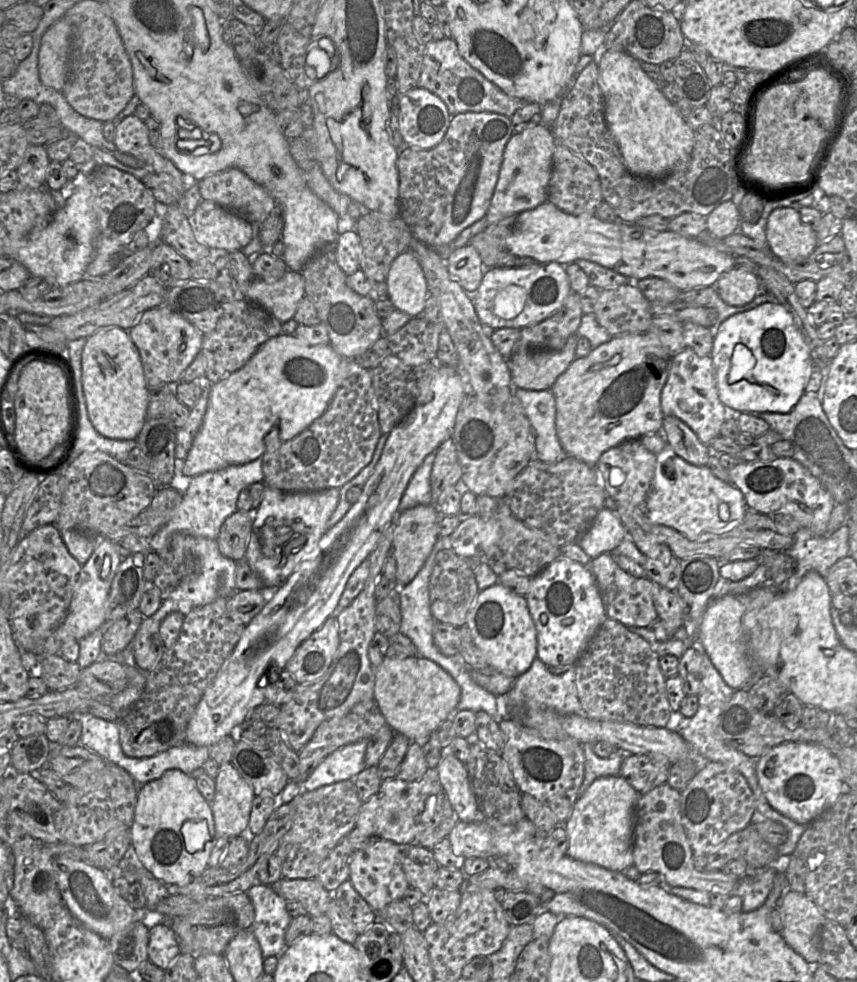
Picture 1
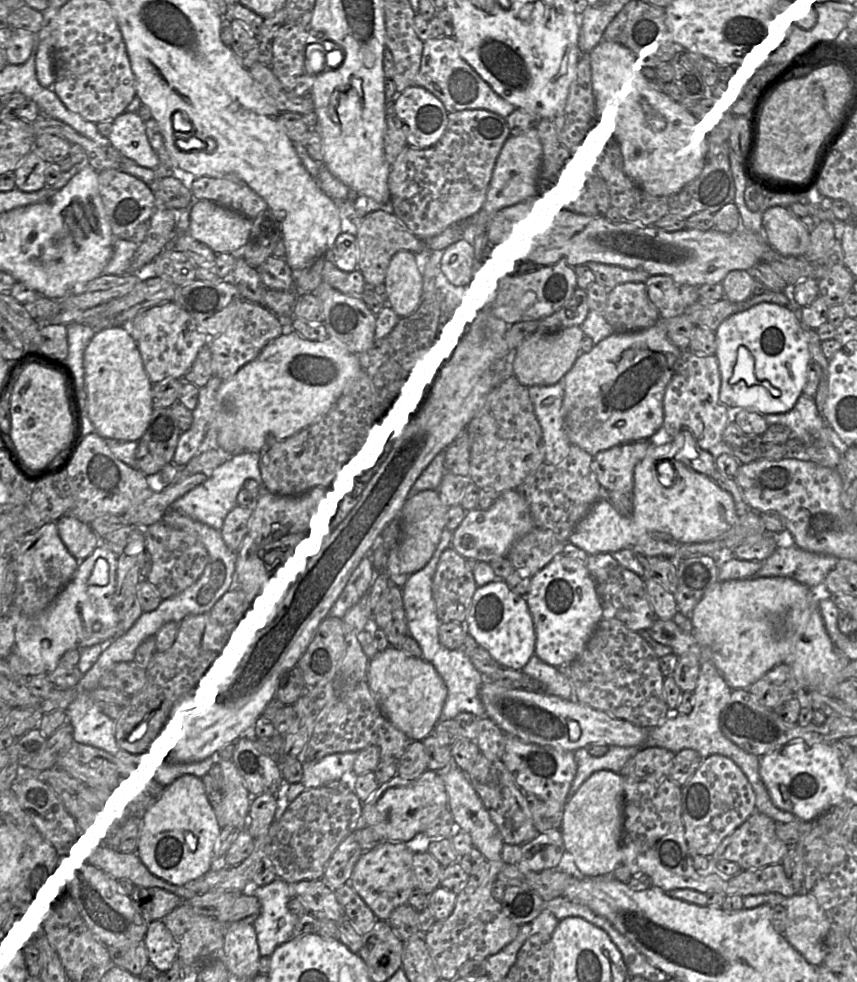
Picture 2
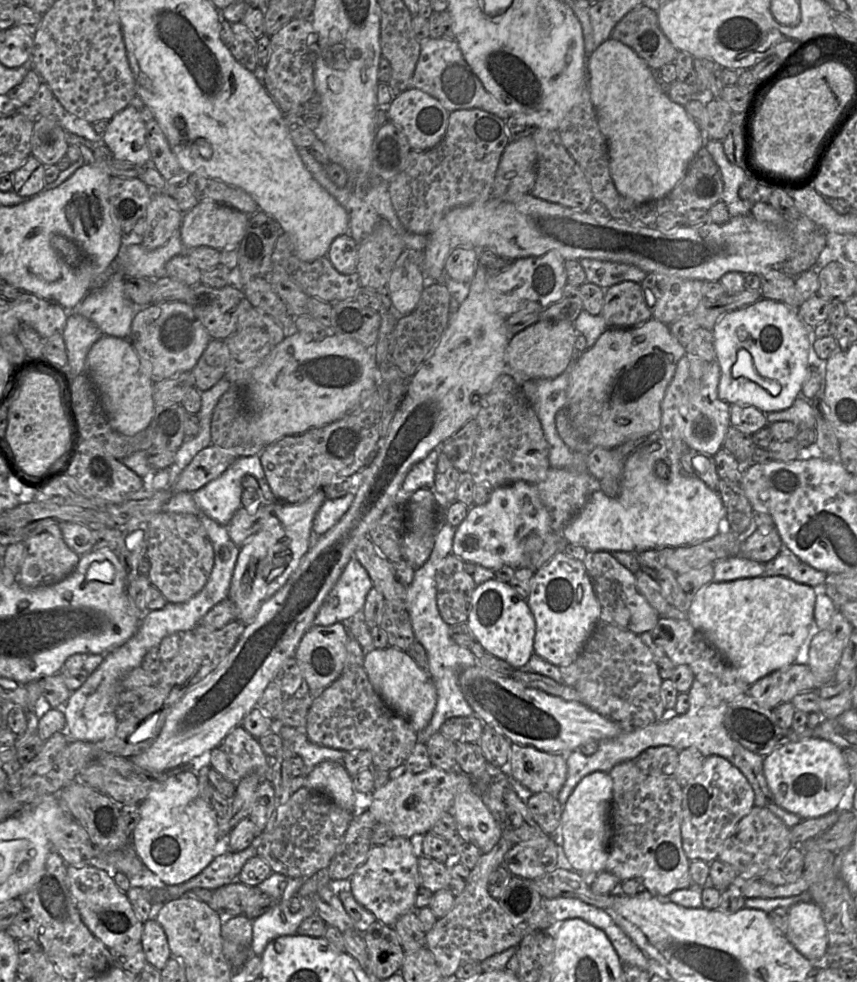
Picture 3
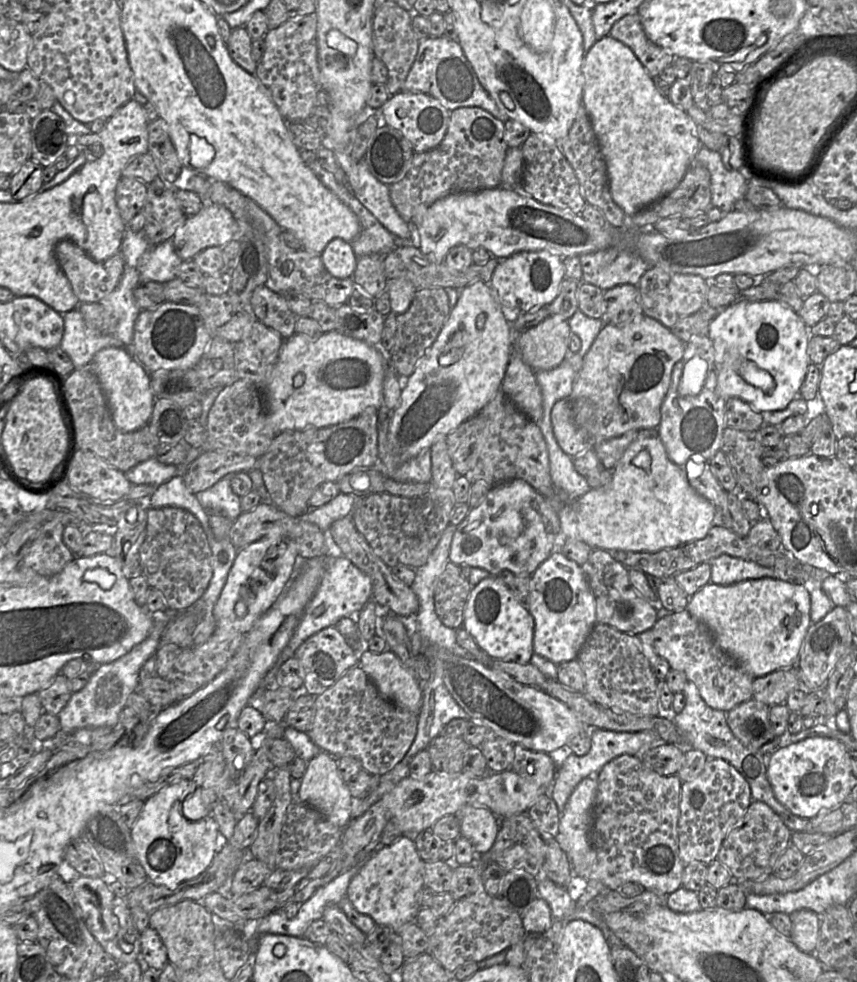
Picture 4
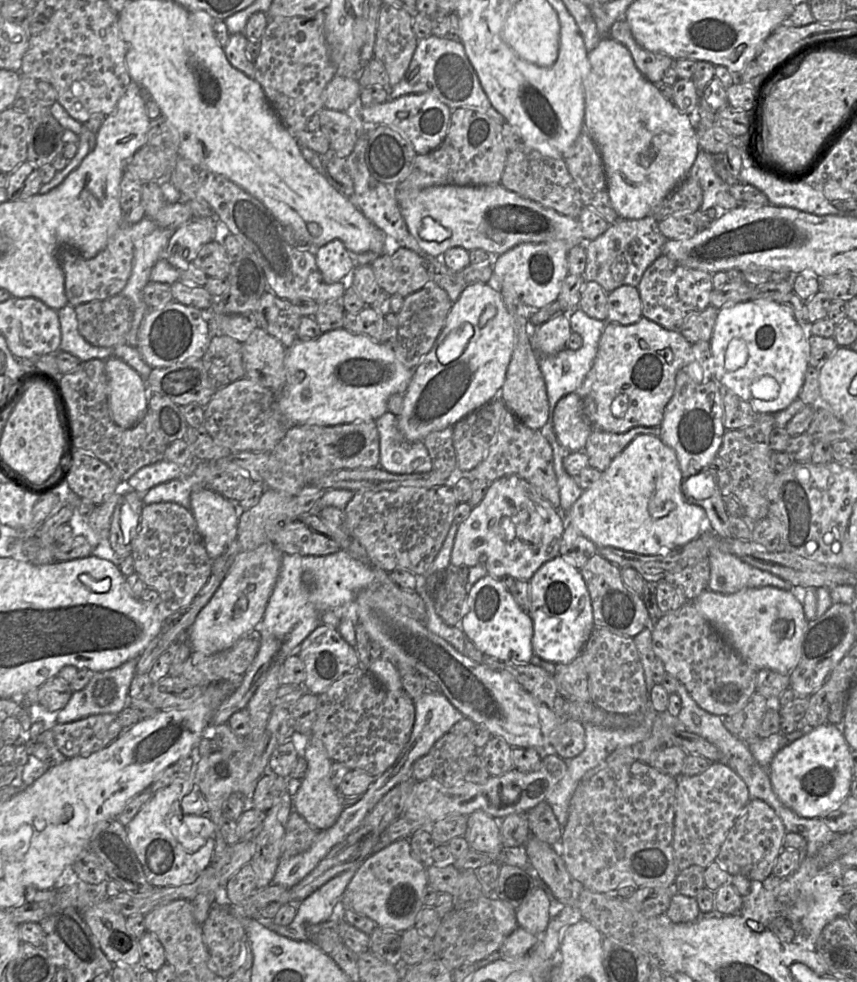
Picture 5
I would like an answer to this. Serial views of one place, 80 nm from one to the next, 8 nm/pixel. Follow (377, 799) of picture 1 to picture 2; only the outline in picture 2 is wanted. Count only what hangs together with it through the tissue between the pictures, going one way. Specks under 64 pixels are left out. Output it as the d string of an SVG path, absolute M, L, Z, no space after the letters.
M427 769L415 779L404 779L398 775L379 785L367 802L363 802L361 824L373 828L386 840L392 842L411 841L448 808L448 796L441 772Z

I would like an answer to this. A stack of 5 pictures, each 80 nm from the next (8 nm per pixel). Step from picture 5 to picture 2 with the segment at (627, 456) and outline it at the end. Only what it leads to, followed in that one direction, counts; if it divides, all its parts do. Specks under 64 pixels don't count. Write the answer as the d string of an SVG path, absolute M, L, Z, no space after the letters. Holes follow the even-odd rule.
M671 441L663 445L650 445L644 458L634 468L633 514L622 516L610 501L600 499L576 525L568 542L588 555L613 554L633 548L642 535L651 531L667 533L676 541L686 544L708 542L728 531L739 518L731 494L720 488L711 477L696 472L675 460L674 456L675 446ZM659 463L665 466L664 472L671 475L670 481L659 481ZM720 507L725 509L723 517Z

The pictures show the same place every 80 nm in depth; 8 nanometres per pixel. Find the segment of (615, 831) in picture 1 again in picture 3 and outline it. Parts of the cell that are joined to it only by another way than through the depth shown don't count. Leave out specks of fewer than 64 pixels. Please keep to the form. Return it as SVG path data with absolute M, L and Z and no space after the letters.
M596 771L576 785L562 807L559 831L553 836L562 846L572 870L583 875L597 875L605 871L612 838L611 803L613 781L609 773Z

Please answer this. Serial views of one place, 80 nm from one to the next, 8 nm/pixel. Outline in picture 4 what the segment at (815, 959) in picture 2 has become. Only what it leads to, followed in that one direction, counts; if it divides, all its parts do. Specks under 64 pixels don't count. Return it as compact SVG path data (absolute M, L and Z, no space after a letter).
M802 909L789 915L792 921L791 941L803 952L815 954L820 932L820 915Z

